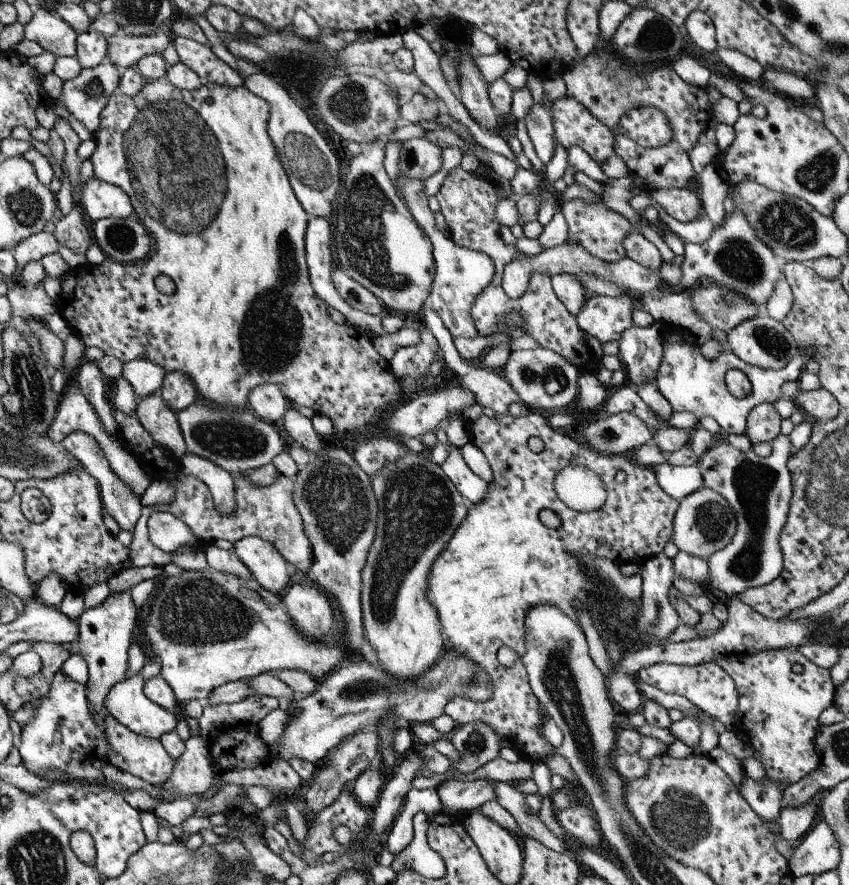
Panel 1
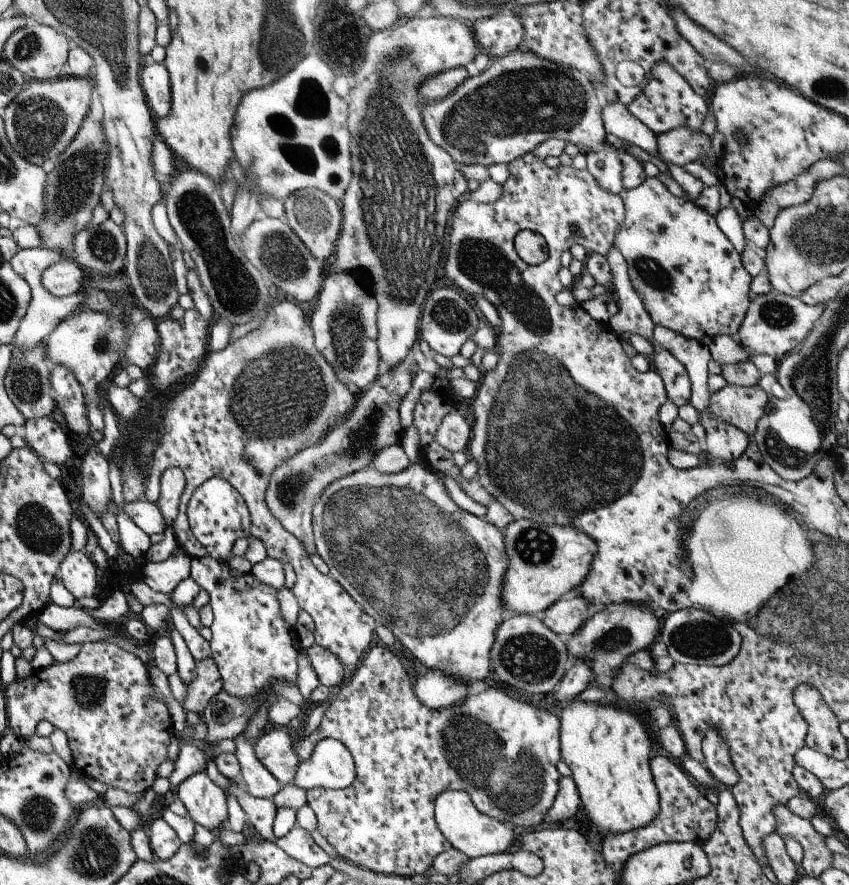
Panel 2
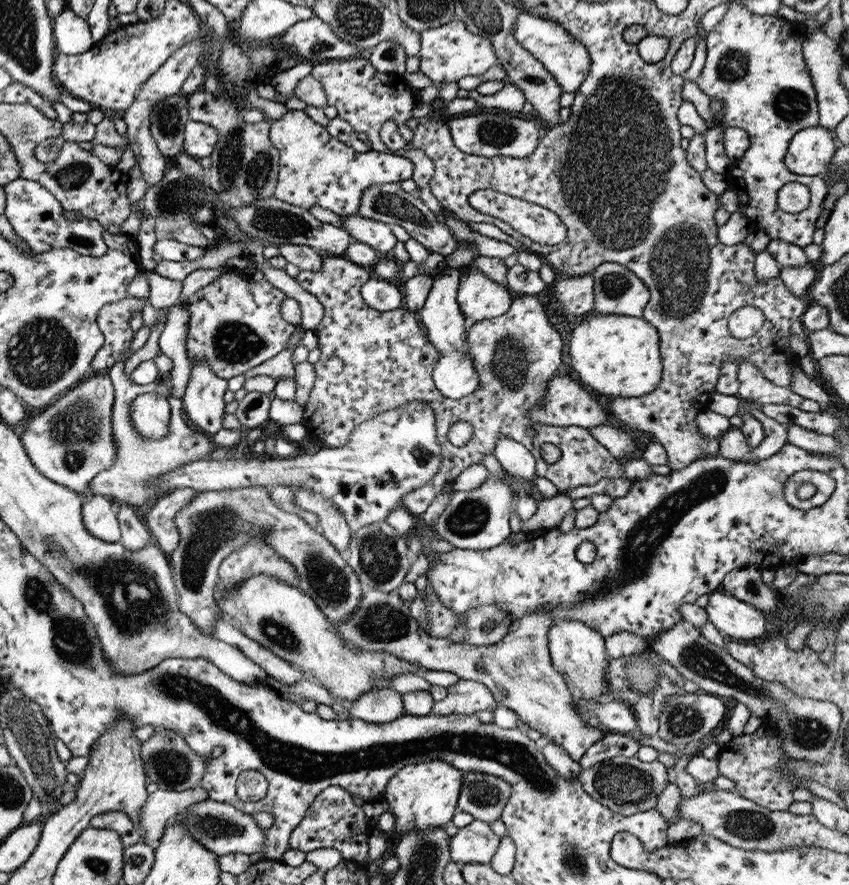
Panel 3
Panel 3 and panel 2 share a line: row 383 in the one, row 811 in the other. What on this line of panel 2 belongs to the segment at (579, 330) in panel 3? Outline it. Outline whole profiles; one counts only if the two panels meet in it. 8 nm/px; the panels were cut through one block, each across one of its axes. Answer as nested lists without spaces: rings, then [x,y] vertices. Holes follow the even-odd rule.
[[[577,696],[569,698],[561,706],[558,719],[561,759],[571,770],[570,777],[577,788],[585,816],[602,835],[607,832],[631,833],[637,828],[647,826],[659,812],[658,794],[649,768],[651,740],[647,728],[635,714],[615,706],[614,700],[606,699],[604,703],[597,702],[596,705],[594,702],[579,700]]]

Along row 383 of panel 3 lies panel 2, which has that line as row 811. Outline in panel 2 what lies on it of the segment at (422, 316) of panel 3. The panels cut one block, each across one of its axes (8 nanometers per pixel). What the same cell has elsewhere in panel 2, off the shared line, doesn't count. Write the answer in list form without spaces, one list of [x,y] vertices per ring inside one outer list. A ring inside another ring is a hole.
[[[443,791],[434,802],[434,821],[439,832],[452,848],[463,852],[469,858],[504,853],[514,842],[515,832],[505,823],[497,822],[494,818],[475,810],[471,799],[463,791]]]

